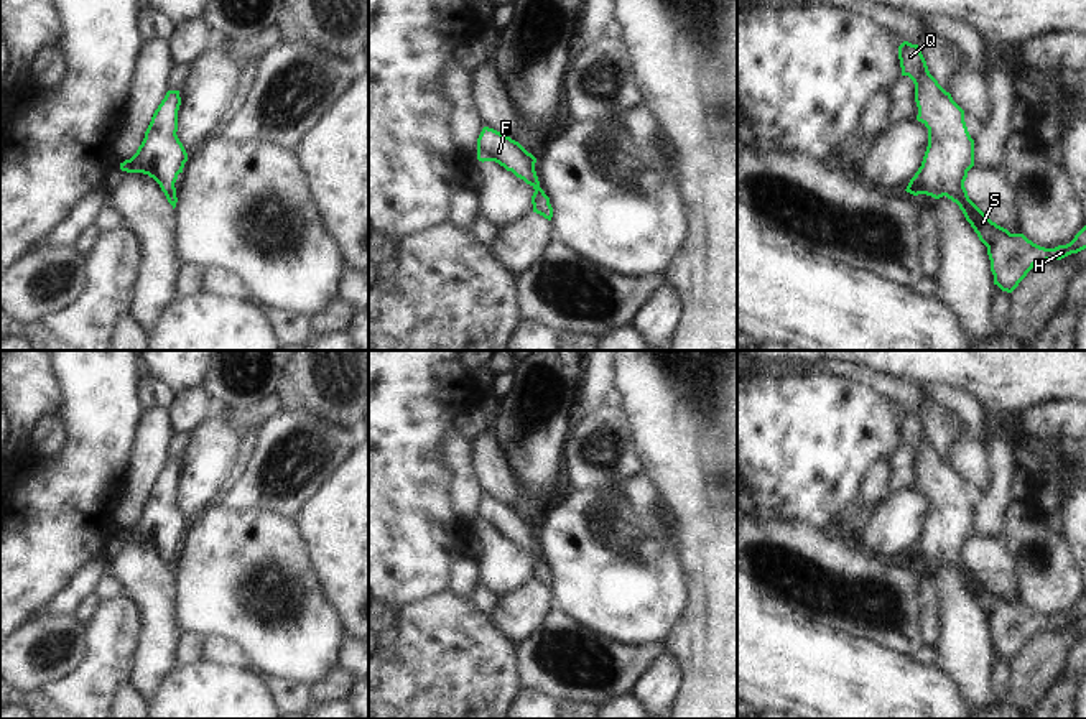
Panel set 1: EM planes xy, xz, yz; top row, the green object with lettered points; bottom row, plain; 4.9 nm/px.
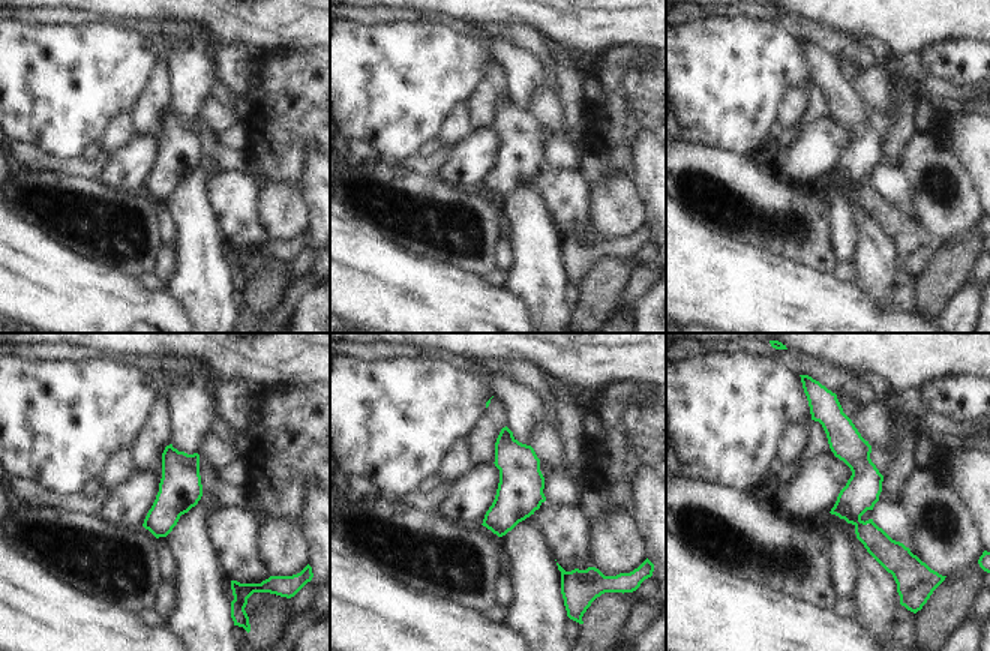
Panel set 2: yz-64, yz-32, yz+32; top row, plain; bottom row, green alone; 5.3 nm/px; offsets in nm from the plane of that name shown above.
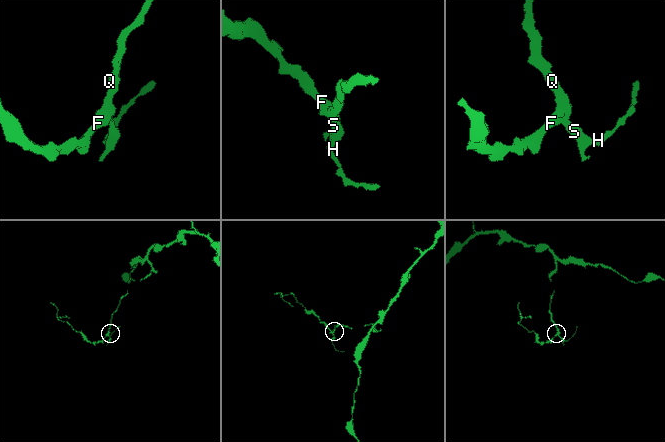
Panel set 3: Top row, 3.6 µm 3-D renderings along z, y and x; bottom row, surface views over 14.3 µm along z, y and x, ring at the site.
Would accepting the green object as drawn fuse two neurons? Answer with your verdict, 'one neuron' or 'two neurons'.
one neuron

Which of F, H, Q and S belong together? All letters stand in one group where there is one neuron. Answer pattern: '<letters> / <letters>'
F H Q S

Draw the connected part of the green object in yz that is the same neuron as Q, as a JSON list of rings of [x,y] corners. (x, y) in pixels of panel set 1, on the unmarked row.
[[[903,410],[898,415],[902,444],[915,452],[917,489],[928,497],[928,515],[921,535],[910,548],[907,561],[935,568],[946,564],[959,574],[979,609],[987,615],[994,653],[1012,661],[1037,630],[1061,629],[1086,617],[1086,594],[1066,614],[1045,617],[1023,602],[1010,602],[992,591],[968,564],[964,550],[974,535],[974,508],[964,479],[930,443],[918,416]]]

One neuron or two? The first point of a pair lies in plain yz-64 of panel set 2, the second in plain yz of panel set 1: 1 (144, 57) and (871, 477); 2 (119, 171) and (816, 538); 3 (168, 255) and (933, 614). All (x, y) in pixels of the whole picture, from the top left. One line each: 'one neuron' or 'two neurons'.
1: two neurons
2: two neurons
3: one neuron

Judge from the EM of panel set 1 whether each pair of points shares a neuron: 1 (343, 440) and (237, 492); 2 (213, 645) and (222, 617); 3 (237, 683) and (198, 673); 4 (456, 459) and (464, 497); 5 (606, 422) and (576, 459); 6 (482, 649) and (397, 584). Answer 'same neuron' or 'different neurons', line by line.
1: same neuron
2: different neurons
3: same neuron
4: same neuron
5: same neuron
6: different neurons

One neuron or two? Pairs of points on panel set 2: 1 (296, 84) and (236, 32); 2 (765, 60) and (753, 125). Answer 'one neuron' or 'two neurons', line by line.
1: two neurons
2: one neuron

